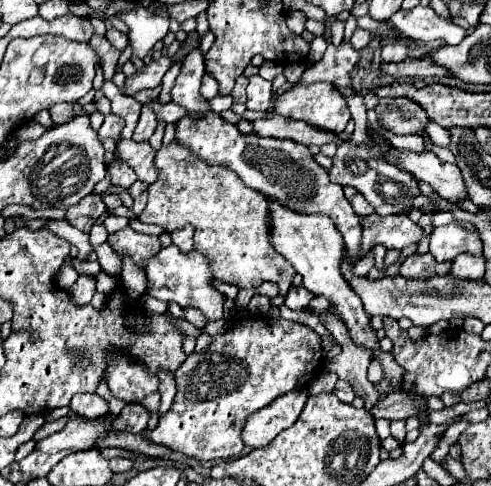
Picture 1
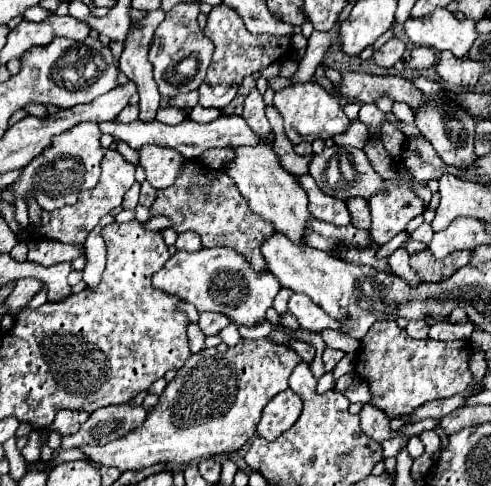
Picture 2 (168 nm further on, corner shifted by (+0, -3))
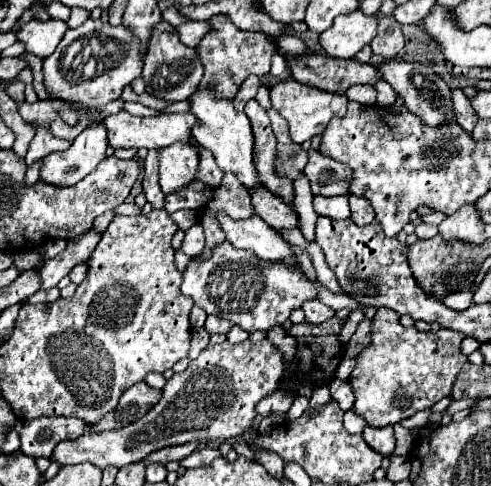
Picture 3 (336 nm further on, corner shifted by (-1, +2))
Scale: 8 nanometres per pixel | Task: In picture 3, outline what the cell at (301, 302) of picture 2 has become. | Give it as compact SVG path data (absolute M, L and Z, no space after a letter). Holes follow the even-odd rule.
M310 299L302 305L302 311L306 313L306 321L312 323L312 325L318 325L318 323L324 323L328 321L330 317L334 317L334 311L330 307L326 307L322 301L318 299Z

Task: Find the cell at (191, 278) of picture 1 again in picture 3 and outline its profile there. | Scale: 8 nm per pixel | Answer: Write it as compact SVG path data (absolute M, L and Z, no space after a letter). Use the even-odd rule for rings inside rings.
M226 241L214 247L210 259L190 259L182 273L180 289L206 313L228 319L248 333L268 331L270 327L282 325L290 317L292 309L298 309L306 299L316 299L312 281L302 273L292 271L284 263L260 261L252 251L230 247Z

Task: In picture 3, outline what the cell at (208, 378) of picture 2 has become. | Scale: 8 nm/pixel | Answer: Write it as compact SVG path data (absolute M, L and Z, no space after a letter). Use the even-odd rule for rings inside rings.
M228 341L220 343L220 345L208 345L198 359L190 361L188 369L182 373L174 373L164 389L162 389L162 399L136 423L130 423L122 429L112 429L112 431L102 431L102 433L92 433L86 431L86 435L78 437L78 439L66 439L62 443L56 445L52 459L56 459L60 465L76 465L76 463L94 463L96 467L104 469L108 465L114 467L126 467L132 463L142 461L146 455L150 455L152 451L170 447L170 445L182 445L182 443L190 443L190 441L226 441L232 437L240 437L248 431L252 431L254 419L256 419L256 405L264 399L270 397L280 381L282 381L282 371L284 369L284 361L282 361L282 353L268 341L244 341L240 345L232 345Z

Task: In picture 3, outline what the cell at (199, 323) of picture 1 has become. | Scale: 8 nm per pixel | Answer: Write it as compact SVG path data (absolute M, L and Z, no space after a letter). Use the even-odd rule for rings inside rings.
M208 315L206 323L204 323L204 329L206 329L208 333L228 333L230 327L232 327L230 321L220 319L220 317L216 317L216 315Z

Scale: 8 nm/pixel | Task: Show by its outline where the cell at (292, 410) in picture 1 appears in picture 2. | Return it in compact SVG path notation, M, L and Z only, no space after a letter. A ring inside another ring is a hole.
M283 390L265 408L257 426L257 434L269 442L289 430L301 414L301 398L293 390Z

